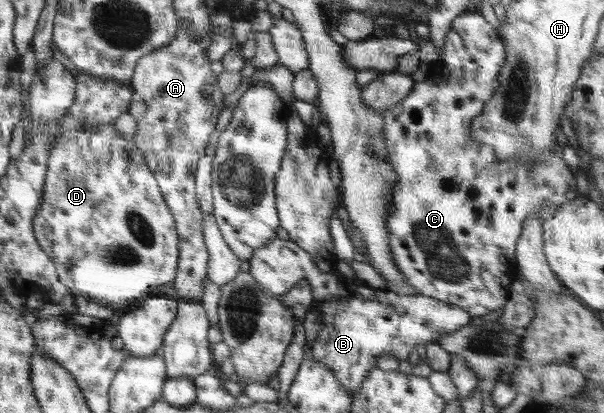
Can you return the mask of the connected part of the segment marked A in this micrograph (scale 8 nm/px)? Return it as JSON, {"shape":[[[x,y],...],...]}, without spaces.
{"shape":[[[181,21],[177,25],[175,39],[171,40],[170,44],[166,44],[166,46],[159,48],[158,51],[138,60],[129,84],[134,89],[132,102],[130,102],[128,110],[130,115],[136,119],[133,141],[138,150],[142,152],[148,168],[153,172],[162,197],[175,220],[176,232],[178,232],[178,271],[167,290],[175,298],[190,300],[194,304],[201,304],[202,294],[204,294],[204,282],[208,280],[209,254],[204,242],[202,230],[203,214],[197,200],[195,172],[199,158],[205,154],[208,137],[215,130],[218,115],[224,108],[222,101],[225,96],[222,95],[222,91],[218,88],[217,75],[212,71],[211,62],[200,46],[200,42],[192,34],[190,26],[186,28]]]}

